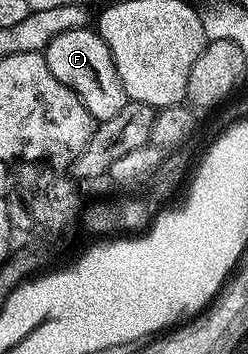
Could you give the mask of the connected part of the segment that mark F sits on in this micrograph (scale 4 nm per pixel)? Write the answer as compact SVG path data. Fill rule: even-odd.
M96 28L63 31L63 35L55 35L55 39L51 39L51 43L43 52L47 59L47 67L51 67L51 75L55 75L59 83L75 91L75 95L79 95L83 107L87 107L94 122L115 119L115 115L119 115L119 111L123 111L123 107L129 104L130 99L119 79L115 59Z

